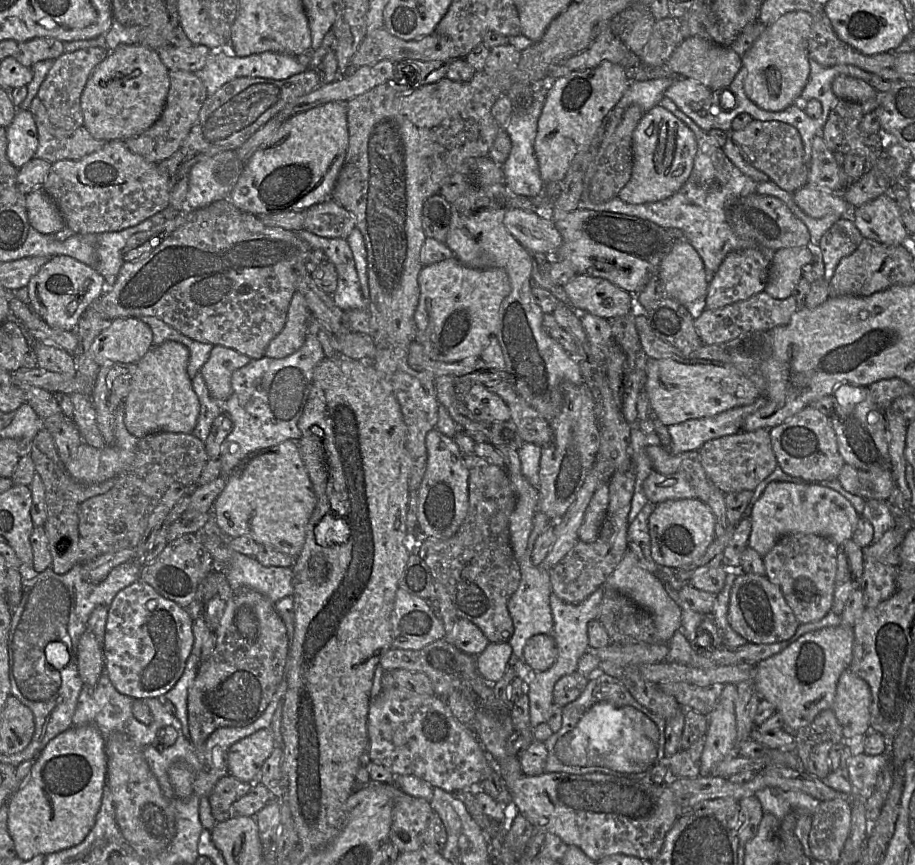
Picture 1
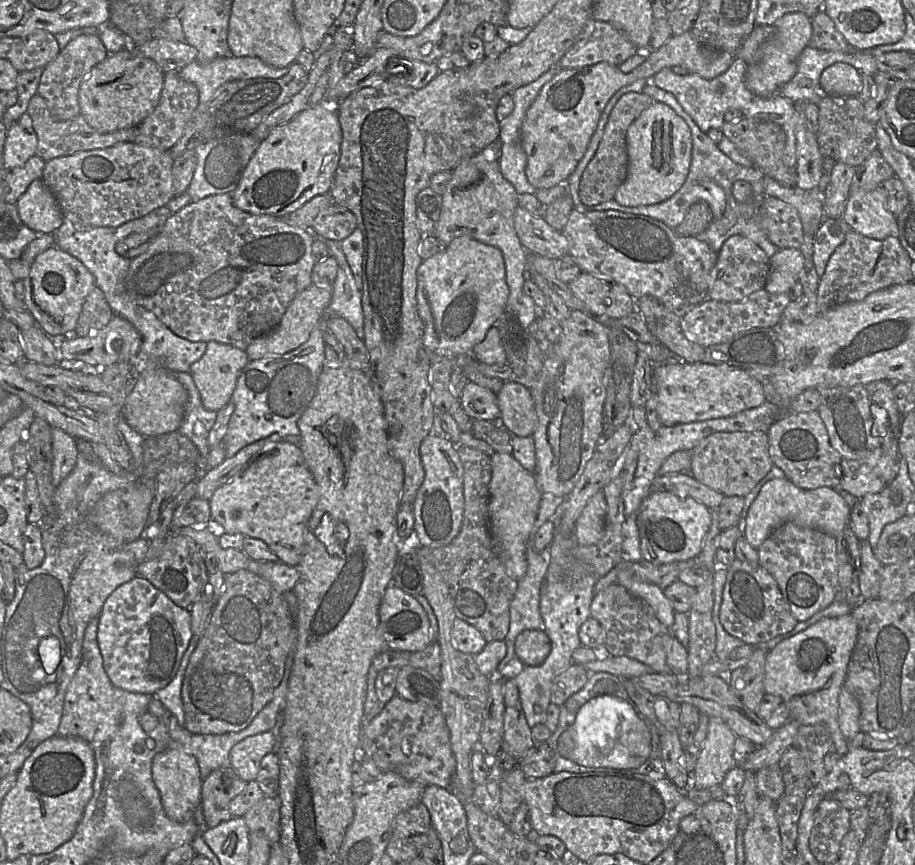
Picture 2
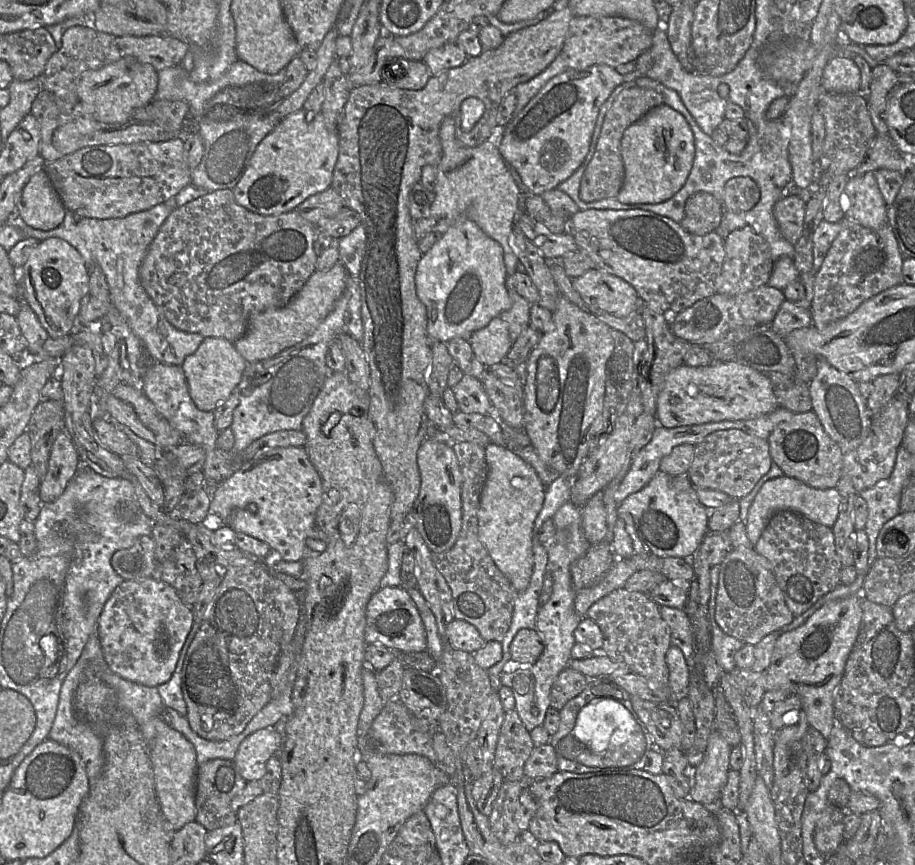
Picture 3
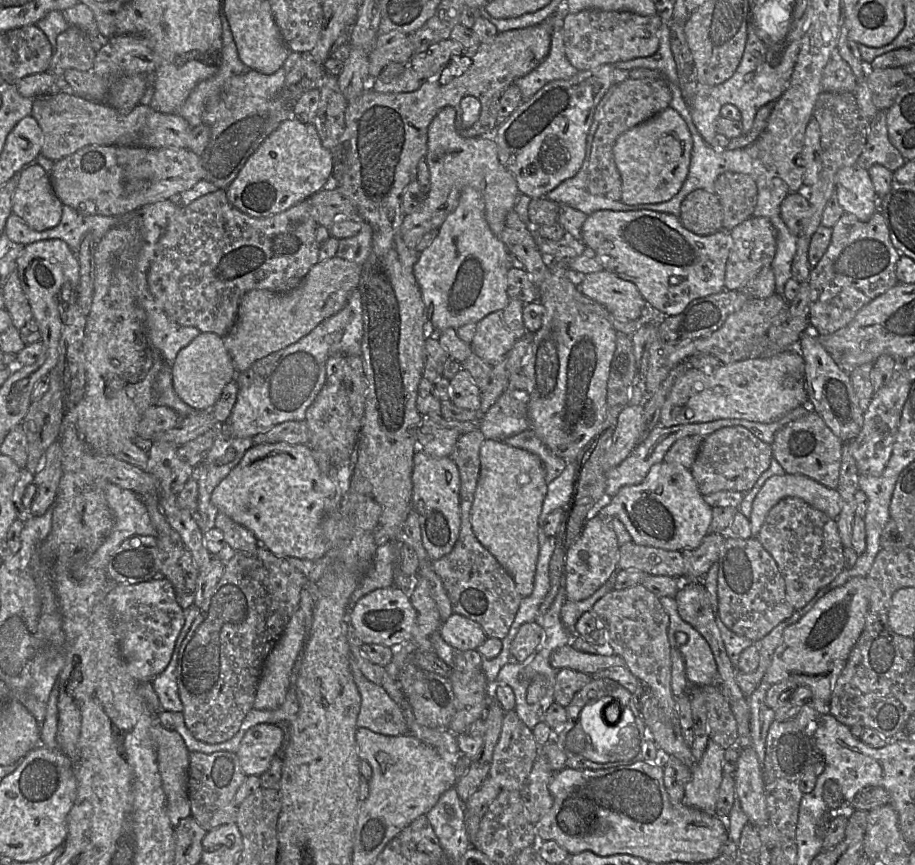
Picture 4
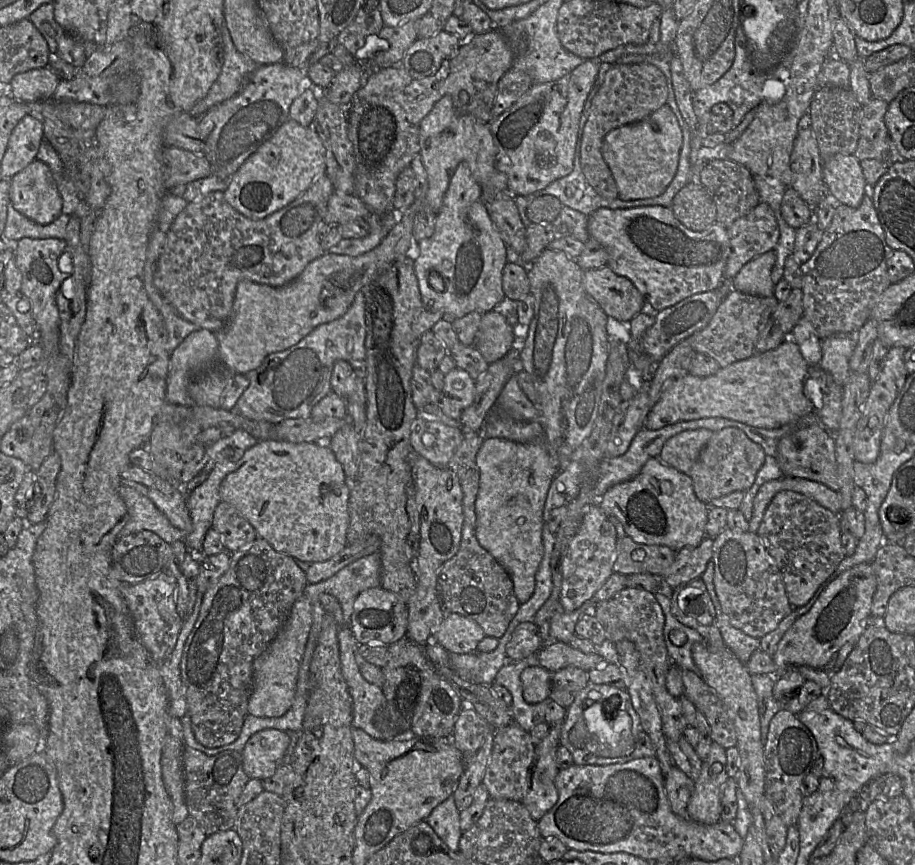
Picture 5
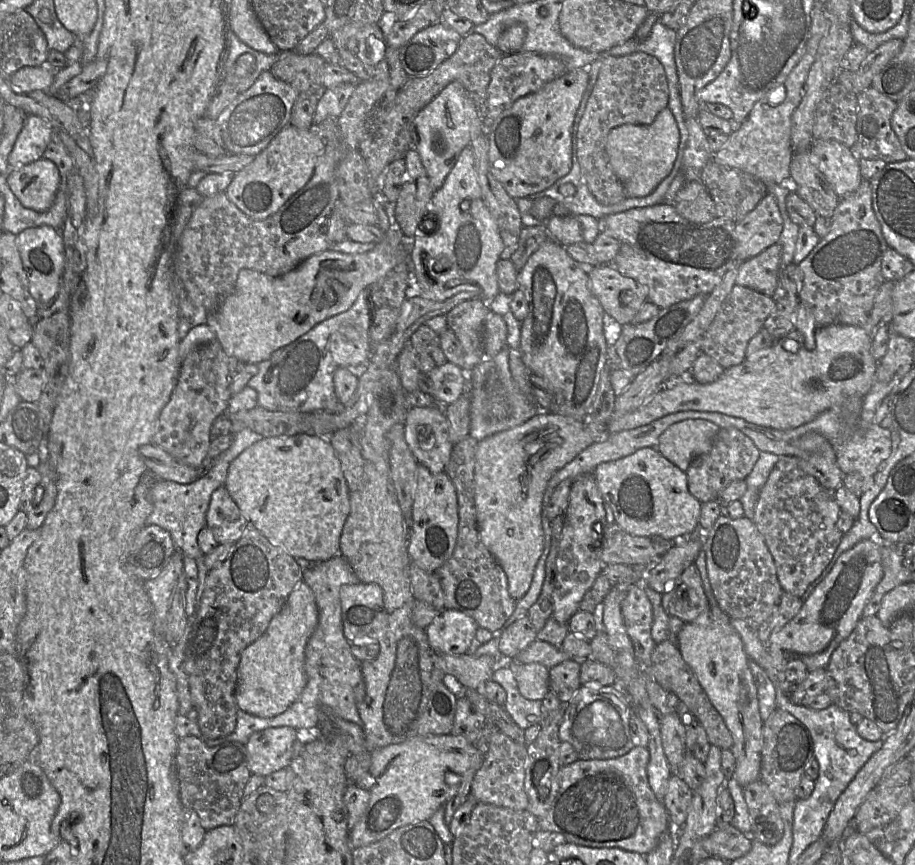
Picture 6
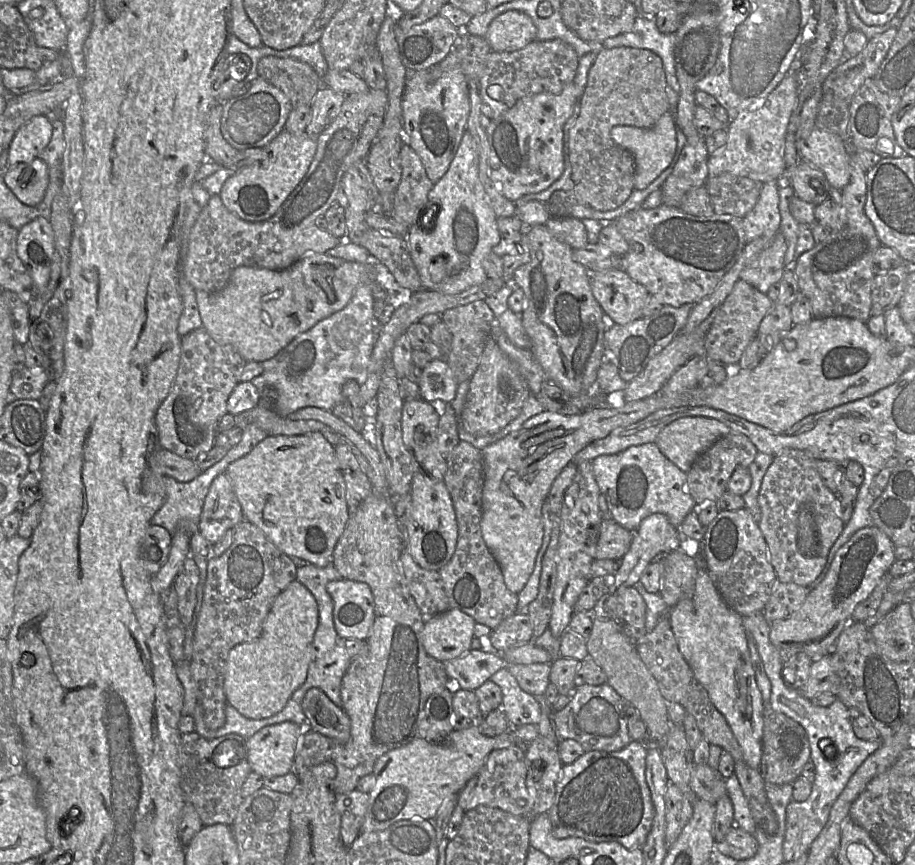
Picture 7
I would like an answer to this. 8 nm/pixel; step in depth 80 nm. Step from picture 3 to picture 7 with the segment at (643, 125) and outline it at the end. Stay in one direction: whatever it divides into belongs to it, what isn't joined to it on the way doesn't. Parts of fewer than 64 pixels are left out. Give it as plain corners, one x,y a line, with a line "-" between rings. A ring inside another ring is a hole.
672,112
664,113
651,128
627,125
614,126
611,137
619,146
631,152
635,160
634,189
645,189
672,162
677,148
677,127

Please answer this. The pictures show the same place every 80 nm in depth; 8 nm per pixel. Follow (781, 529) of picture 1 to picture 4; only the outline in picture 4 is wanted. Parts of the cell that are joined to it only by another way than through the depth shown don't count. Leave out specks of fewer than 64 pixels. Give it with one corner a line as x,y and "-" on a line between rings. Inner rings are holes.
783,474
775,475
768,478
761,489
755,496
752,504
752,510
750,517
748,518
750,523
751,535
758,537
759,531
765,521
768,512
773,506
775,506
780,500
787,497
797,497
804,500
811,507
822,511
831,519
837,520
841,508
842,499
836,489
828,488
817,481
800,474

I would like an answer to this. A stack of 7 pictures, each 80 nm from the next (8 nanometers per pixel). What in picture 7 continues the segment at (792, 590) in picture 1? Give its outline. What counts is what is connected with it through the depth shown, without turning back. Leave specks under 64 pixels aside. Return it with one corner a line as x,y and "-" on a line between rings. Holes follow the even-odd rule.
785,450
774,457
762,480
757,524
767,544
769,561
780,582
810,586
822,572
829,551
845,525
839,517
839,497
823,484
817,471
817,460
822,459
815,459
803,450

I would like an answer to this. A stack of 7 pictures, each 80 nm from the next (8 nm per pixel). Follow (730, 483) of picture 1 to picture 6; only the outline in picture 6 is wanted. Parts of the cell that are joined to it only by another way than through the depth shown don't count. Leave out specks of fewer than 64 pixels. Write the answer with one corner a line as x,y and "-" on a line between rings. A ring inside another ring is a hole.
735,427
721,428
713,440
711,449
697,456
690,463
686,475
690,494
702,504
716,500
732,481
745,480
760,455
754,442

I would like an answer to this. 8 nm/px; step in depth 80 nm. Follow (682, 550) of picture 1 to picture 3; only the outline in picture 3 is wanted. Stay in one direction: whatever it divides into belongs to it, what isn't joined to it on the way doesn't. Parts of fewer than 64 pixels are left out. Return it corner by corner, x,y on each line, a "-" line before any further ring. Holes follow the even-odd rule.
658,471
645,487
618,505
618,517
625,523
636,554
692,560
692,555
708,532
710,514
698,500
696,489
687,473
670,475

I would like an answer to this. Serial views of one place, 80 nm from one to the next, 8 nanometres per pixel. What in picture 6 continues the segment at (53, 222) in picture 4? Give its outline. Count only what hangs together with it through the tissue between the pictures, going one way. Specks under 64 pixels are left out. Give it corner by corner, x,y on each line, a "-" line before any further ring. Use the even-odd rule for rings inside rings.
40,158
10,169
6,181
24,207
45,212
55,201
61,178
54,162

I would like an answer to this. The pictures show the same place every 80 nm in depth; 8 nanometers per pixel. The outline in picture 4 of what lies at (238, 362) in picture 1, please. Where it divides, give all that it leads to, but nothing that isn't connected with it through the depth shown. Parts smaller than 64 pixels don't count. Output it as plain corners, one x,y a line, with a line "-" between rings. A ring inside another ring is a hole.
201,332
181,349
171,363
173,387
177,395
195,410
211,410
225,386
236,377
233,360
224,346
223,338
215,333

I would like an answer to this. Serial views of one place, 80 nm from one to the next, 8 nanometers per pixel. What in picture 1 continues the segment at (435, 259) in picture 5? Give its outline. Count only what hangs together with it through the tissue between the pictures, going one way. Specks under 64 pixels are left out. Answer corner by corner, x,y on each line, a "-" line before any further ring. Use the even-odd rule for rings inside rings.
455,256
445,259
443,261
423,266
418,275
418,284
420,289
420,296
416,311
414,313
414,320
416,323
416,338
415,341
421,343
428,355
438,361
442,362
458,362
468,357
480,357
481,352
488,344
491,336
497,336
497,325
499,320
499,311
503,300
510,294
511,286
507,272
502,268
486,268
476,269
461,263

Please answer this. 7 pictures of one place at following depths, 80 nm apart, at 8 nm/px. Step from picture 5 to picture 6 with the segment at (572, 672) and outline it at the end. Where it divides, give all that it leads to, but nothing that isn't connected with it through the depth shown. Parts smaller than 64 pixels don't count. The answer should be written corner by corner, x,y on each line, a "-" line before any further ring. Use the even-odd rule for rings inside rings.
566,660
549,669
550,690
561,702
568,703
582,686
580,681
581,663

